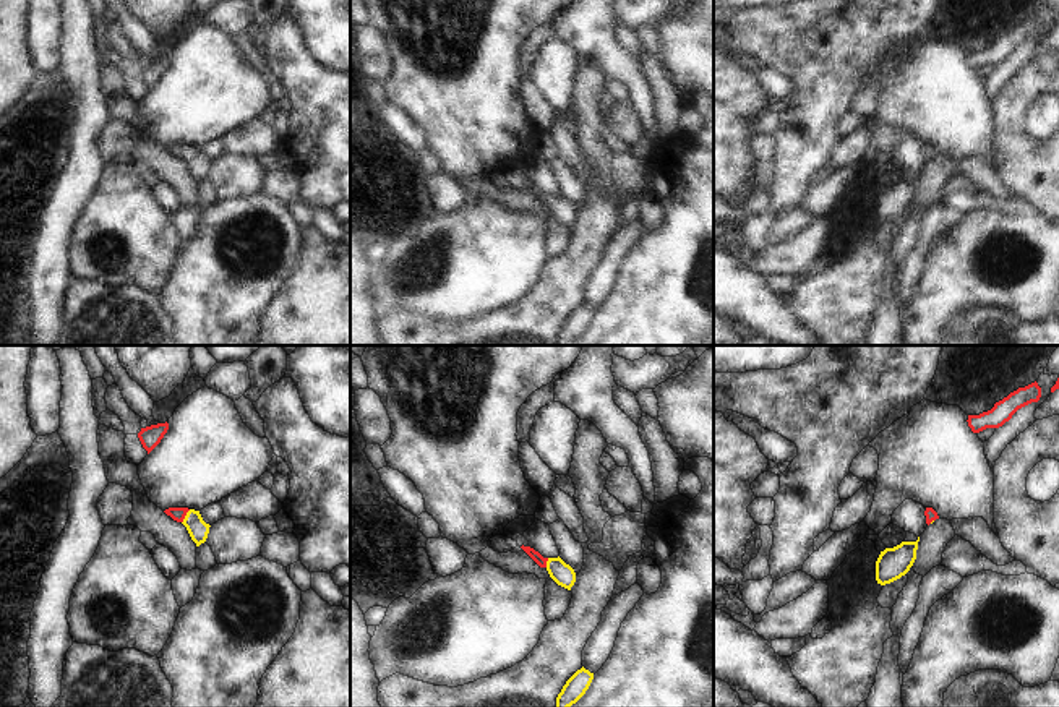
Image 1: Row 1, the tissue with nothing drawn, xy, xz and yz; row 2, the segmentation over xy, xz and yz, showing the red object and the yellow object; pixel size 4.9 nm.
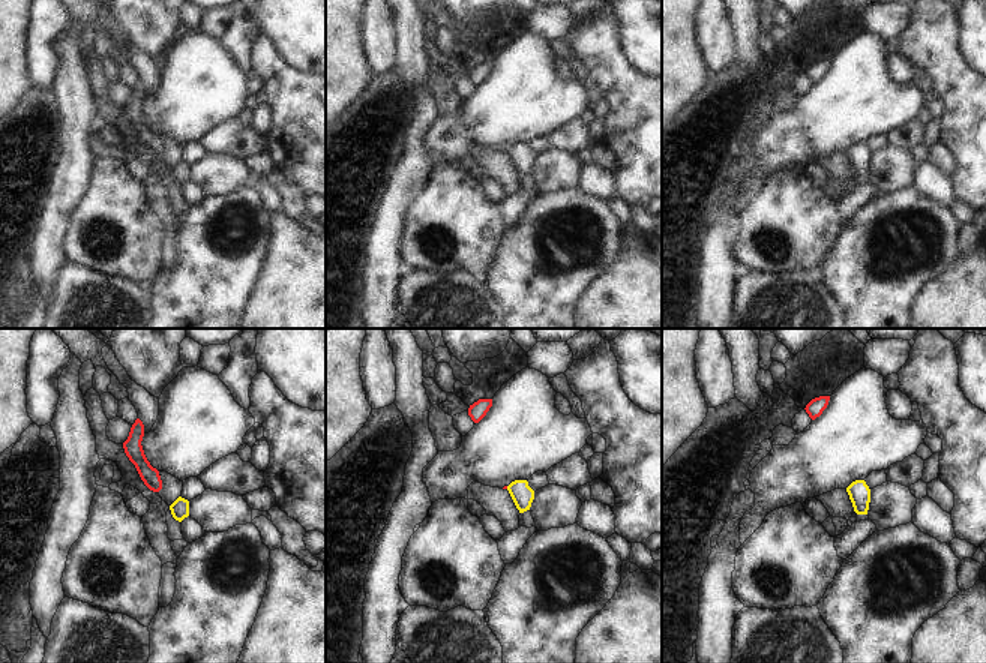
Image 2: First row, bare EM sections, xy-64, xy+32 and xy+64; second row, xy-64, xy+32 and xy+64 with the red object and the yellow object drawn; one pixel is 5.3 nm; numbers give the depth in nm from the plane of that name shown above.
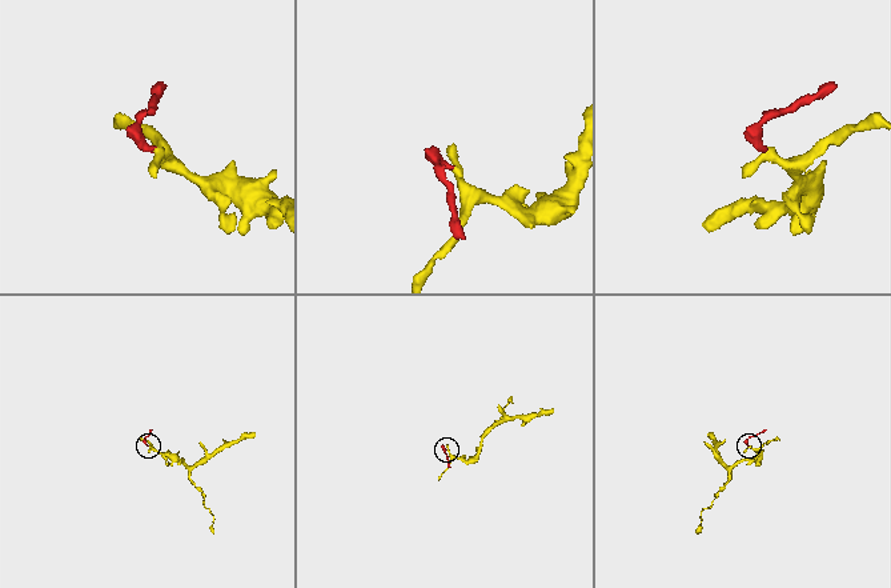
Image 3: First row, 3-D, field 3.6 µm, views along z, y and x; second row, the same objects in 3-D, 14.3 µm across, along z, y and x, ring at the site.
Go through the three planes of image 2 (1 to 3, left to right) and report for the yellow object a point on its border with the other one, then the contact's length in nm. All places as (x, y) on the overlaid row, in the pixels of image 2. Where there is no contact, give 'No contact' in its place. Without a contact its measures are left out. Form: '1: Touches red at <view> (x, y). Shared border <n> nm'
1: No contact
2: No contact
3: No contact.

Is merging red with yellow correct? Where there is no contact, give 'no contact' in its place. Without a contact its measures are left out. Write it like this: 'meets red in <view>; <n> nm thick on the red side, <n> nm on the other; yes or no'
meets red in xy; 70 nm thick on the red side, 100 nm on the other; yes

